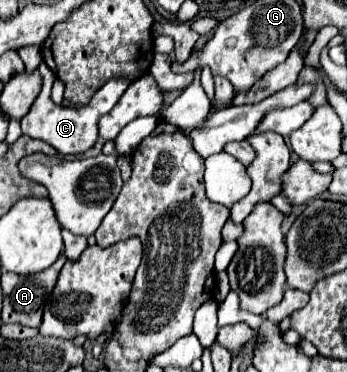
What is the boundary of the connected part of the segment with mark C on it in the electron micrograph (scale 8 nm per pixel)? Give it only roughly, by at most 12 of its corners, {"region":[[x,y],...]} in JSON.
{"region":[[41,62],[43,90],[21,130],[61,154],[97,140],[97,122],[137,78],[111,78],[89,104],[57,106],[55,74]]}

